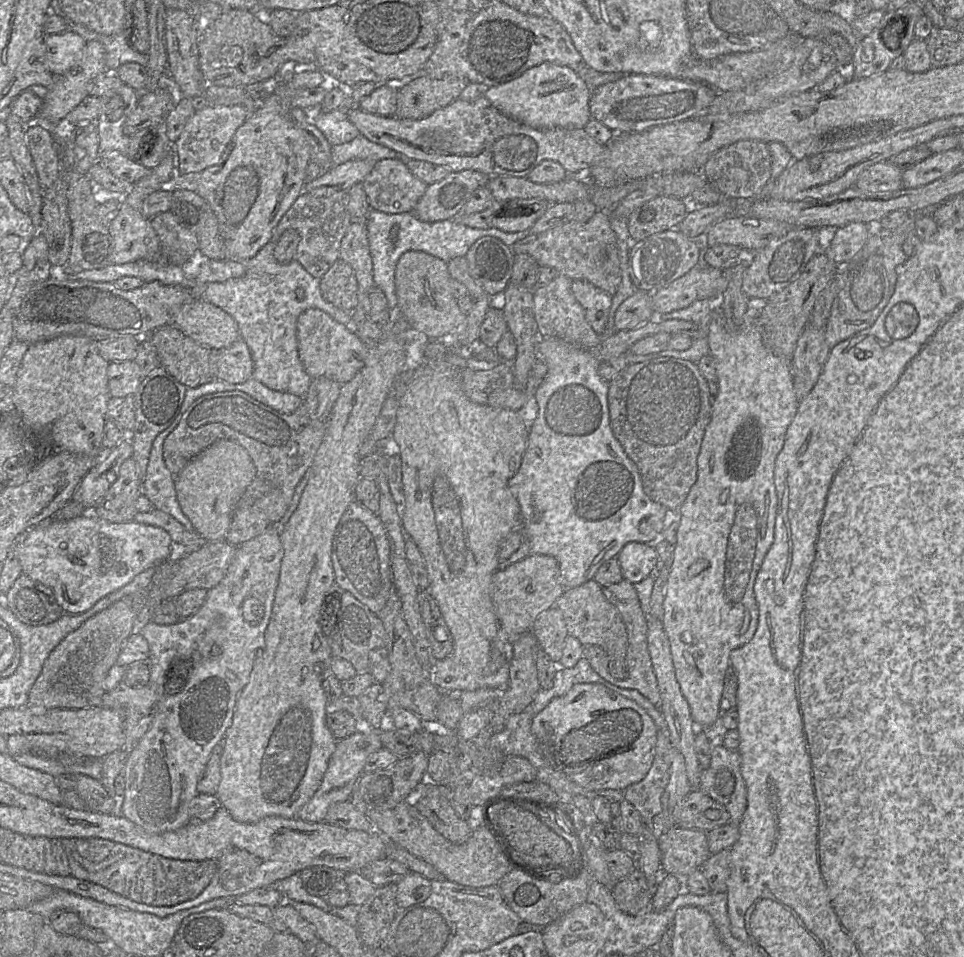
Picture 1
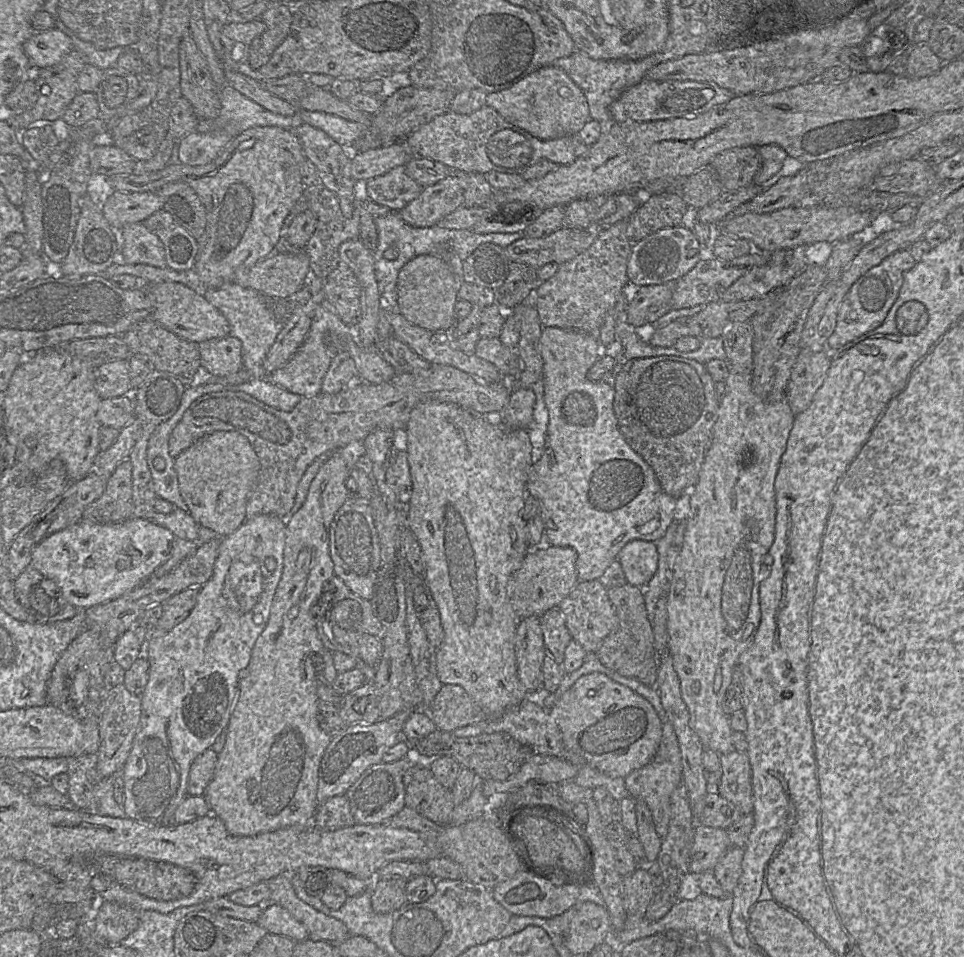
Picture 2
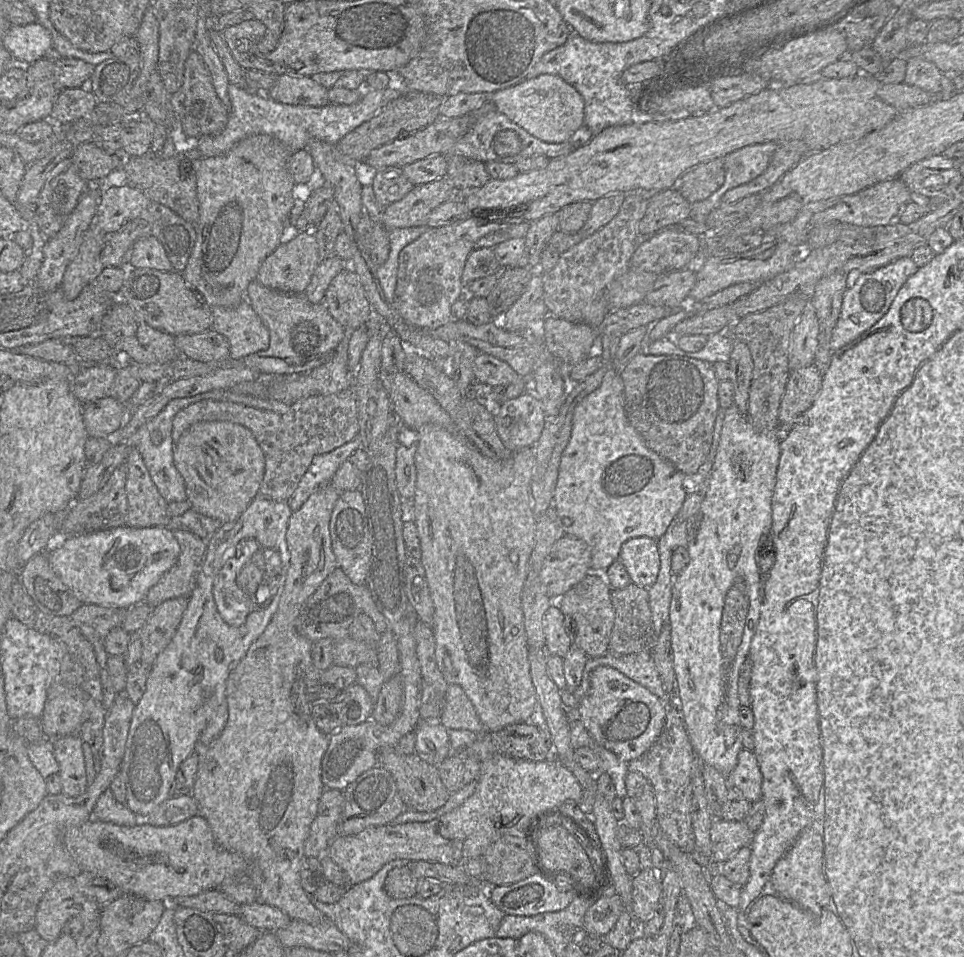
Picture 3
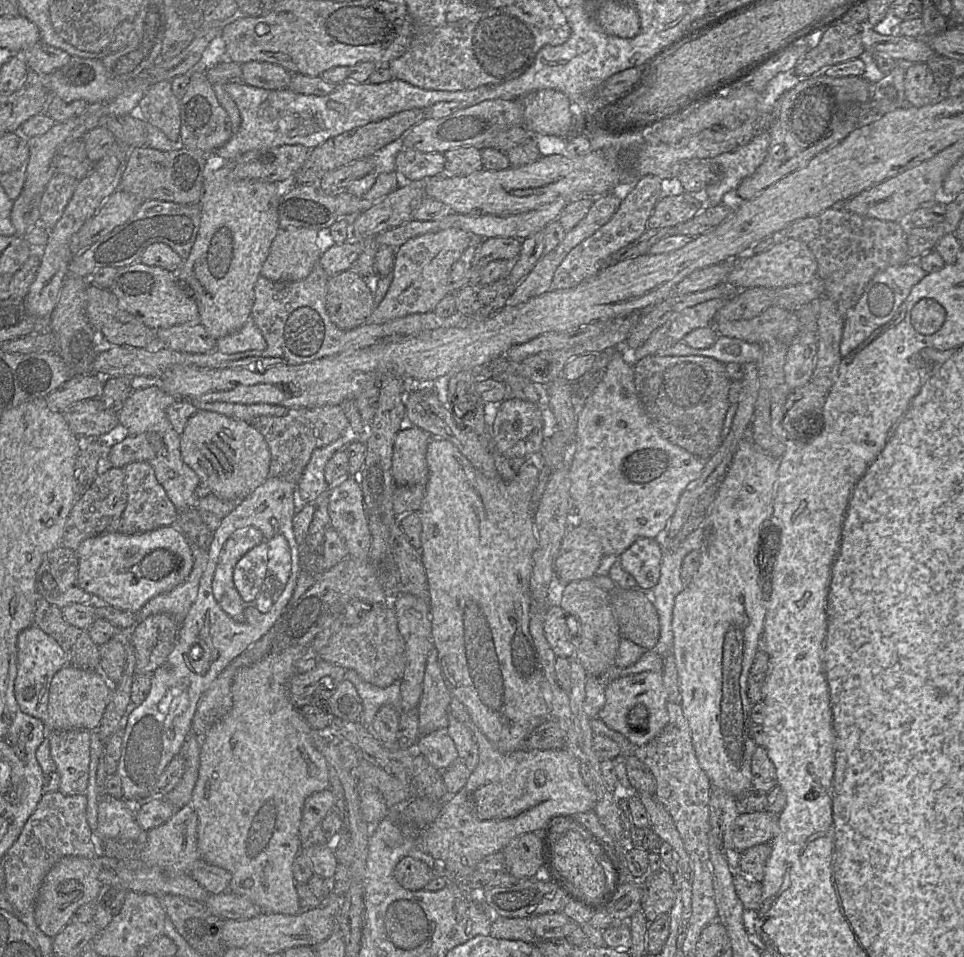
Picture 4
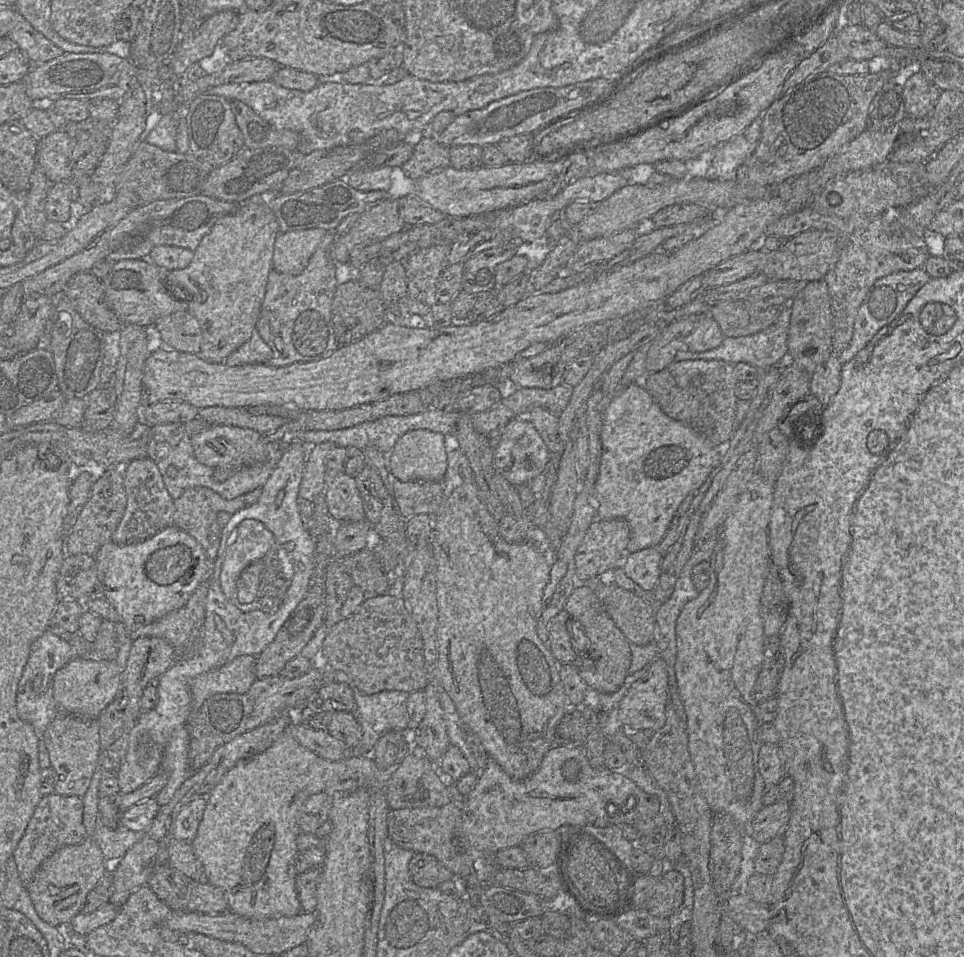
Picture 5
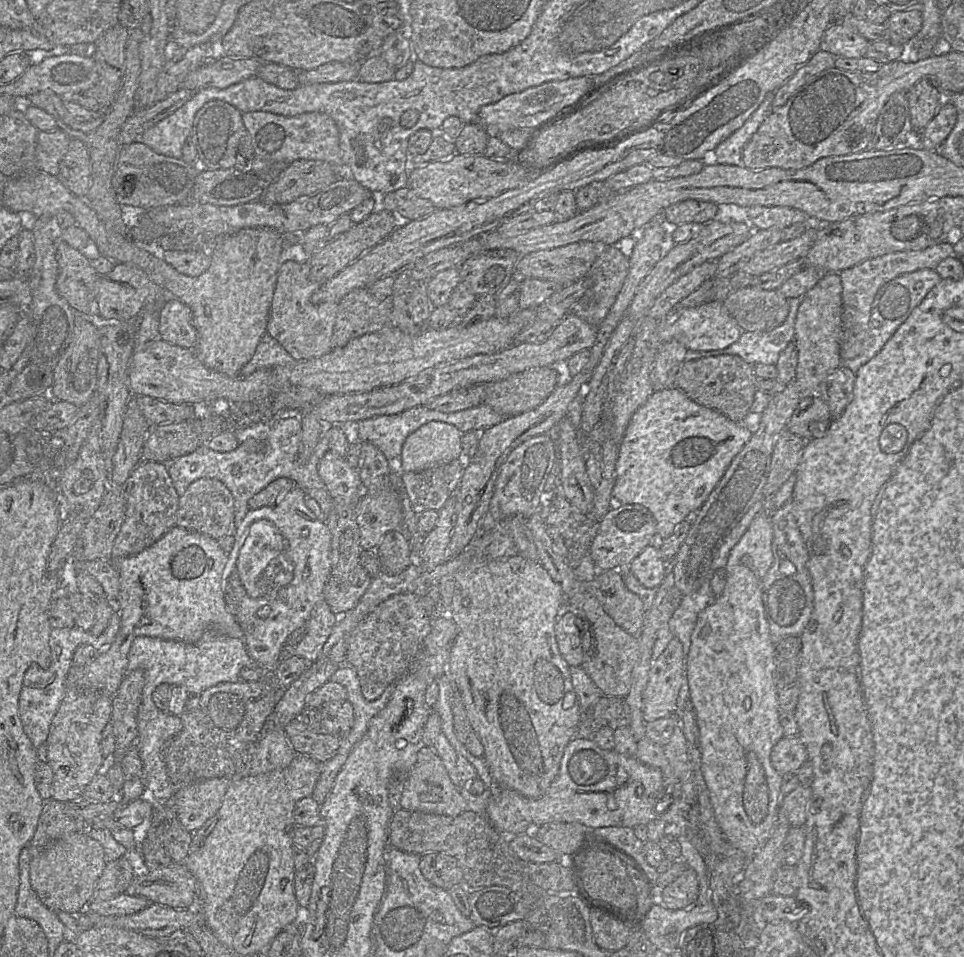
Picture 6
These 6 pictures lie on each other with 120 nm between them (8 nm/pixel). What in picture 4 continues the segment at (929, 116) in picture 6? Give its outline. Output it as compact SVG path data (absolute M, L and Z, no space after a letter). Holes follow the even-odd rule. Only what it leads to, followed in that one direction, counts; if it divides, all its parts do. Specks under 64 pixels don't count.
M912 63L907 67L904 88L907 104L914 107L937 103L946 96L946 90L935 81L926 63Z

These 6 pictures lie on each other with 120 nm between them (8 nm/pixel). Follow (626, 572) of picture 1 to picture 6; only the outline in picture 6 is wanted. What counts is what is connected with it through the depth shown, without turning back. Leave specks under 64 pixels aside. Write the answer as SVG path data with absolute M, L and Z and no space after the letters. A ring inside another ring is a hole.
M650 545L632 560L627 569L644 587L657 589L663 583L669 565L659 549Z

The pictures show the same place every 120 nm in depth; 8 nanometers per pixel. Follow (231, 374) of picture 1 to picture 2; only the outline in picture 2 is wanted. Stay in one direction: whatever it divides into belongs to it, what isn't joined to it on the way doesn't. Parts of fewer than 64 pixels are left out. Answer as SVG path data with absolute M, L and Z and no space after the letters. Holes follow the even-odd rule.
M234 336L215 338L198 344L201 369L212 376L226 377L244 368L242 343Z

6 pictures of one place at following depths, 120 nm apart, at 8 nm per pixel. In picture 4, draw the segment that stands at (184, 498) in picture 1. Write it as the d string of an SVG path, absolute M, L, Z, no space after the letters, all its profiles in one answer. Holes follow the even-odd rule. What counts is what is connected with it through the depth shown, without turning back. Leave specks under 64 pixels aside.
M198 410L189 418L180 441L183 461L192 468L200 483L221 499L239 502L249 496L269 477L271 454L264 436L250 423L223 414Z

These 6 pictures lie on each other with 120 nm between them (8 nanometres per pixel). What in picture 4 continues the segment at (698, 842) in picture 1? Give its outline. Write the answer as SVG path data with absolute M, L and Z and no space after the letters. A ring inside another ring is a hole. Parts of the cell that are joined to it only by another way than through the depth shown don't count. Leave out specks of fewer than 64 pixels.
M768 810L741 811L732 831L735 856L758 844L770 843L778 830L777 815Z

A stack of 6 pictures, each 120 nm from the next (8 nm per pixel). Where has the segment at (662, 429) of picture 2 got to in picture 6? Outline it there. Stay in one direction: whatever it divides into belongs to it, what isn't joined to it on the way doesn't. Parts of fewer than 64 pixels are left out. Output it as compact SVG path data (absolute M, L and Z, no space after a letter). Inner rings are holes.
M724 354L684 361L675 377L674 387L697 404L718 411L733 422L743 422L753 402L756 379L753 365L739 356Z

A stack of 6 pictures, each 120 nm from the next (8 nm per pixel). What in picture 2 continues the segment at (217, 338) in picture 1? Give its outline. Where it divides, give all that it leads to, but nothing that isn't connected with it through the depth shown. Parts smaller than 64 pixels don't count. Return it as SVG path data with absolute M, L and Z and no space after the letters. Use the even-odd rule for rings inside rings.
M159 282L147 284L145 291L152 304L151 318L178 337L189 342L201 343L230 334L229 322L205 299L201 290L194 290L178 282Z

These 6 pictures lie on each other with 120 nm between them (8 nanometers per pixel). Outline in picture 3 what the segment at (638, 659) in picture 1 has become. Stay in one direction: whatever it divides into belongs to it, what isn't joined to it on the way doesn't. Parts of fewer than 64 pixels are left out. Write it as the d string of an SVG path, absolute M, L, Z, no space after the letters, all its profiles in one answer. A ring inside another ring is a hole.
M630 583L624 588L611 589L611 601L614 608L614 625L611 631L609 653L619 656L650 651L655 643L655 630L649 605L647 588Z

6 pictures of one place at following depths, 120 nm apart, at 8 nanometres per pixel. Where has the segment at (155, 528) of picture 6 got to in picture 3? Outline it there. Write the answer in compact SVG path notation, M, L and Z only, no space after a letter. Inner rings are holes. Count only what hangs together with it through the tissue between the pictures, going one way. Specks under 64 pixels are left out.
M130 448L126 466L128 513L125 524L134 528L167 527L170 521L168 503L151 479L138 449Z

